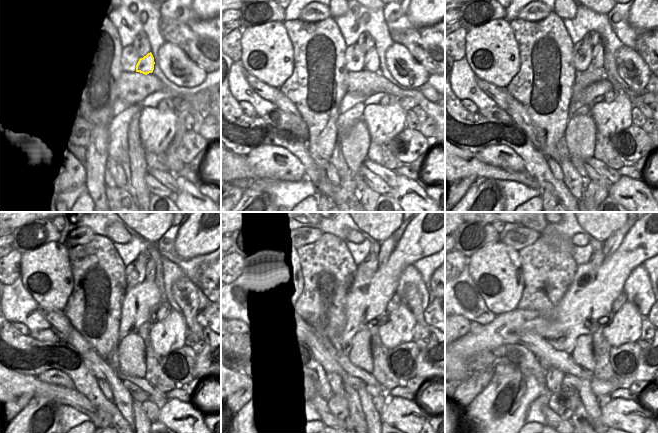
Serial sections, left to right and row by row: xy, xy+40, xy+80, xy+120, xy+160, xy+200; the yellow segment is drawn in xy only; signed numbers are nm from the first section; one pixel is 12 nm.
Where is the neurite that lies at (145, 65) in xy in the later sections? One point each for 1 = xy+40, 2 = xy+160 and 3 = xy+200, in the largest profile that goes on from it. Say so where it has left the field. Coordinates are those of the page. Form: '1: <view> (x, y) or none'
1: xy+40 (371, 61)
2: xy+160 (388, 245)
3: xy+200 (613, 242)

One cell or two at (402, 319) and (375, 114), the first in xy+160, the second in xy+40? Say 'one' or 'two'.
one

